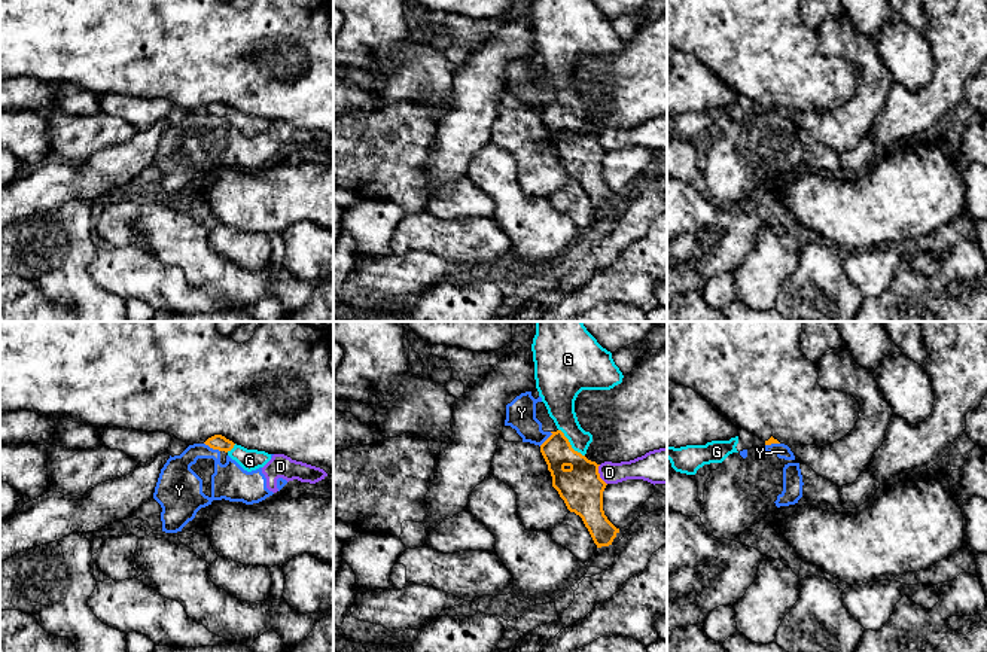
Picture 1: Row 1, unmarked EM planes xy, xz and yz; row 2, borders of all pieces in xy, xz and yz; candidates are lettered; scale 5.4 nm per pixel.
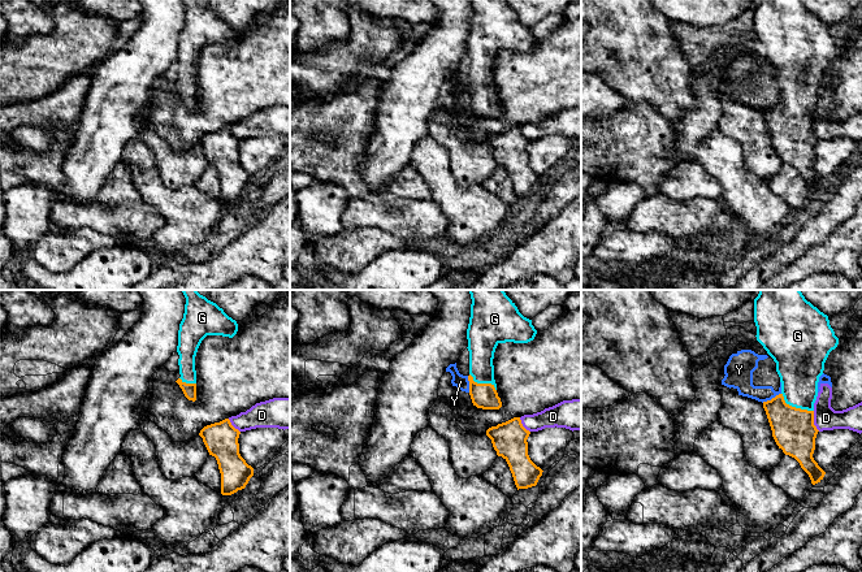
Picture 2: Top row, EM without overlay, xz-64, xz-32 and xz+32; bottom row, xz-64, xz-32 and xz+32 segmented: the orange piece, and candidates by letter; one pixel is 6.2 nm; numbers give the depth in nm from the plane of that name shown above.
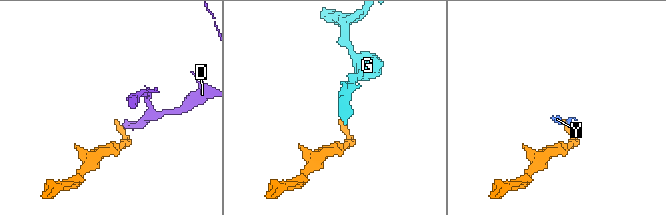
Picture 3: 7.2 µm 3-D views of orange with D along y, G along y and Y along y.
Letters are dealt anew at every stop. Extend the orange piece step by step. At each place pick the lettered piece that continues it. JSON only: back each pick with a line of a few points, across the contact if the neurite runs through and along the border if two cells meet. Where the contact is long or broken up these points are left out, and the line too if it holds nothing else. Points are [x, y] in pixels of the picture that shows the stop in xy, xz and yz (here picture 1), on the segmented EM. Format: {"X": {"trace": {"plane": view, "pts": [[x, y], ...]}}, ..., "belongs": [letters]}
{"G": {"trace": {"plane": "xz", "pts": [[581, 487], [581, 466], [569, 444], [569, 426], [559, 399]]}}, "belongs": ["G"]}

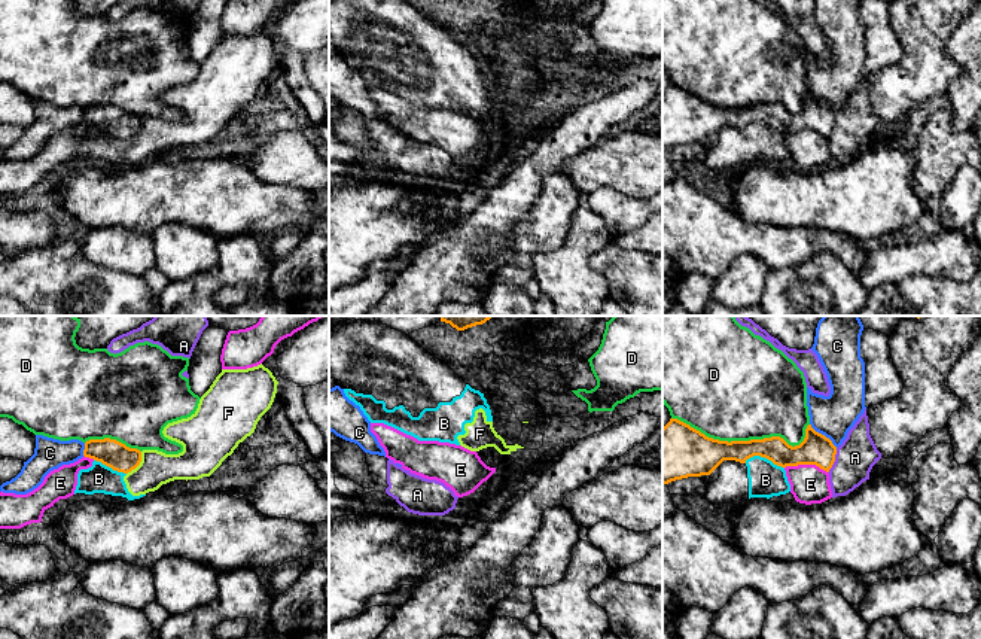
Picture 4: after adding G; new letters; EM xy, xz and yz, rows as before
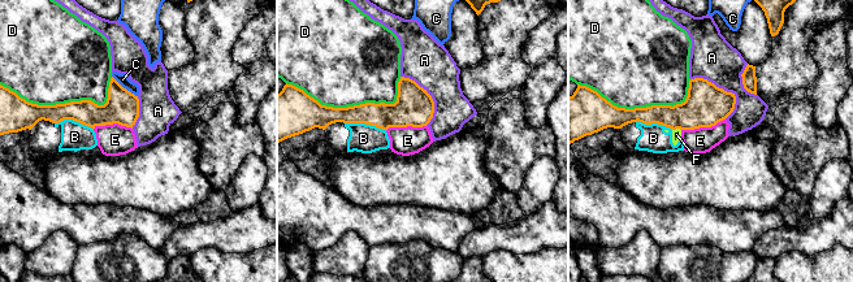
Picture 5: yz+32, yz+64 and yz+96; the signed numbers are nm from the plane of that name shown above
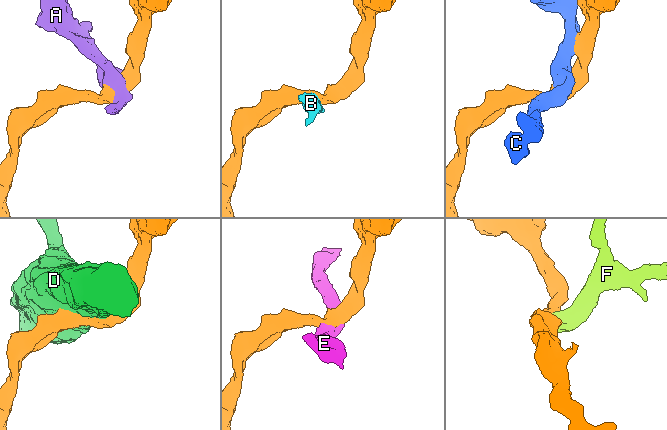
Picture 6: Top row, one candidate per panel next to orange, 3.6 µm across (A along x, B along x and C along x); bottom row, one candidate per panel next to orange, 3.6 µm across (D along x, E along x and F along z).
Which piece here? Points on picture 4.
{"belongs": []}

